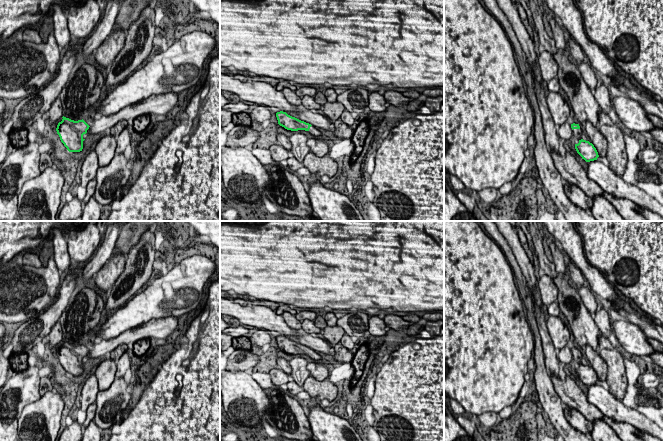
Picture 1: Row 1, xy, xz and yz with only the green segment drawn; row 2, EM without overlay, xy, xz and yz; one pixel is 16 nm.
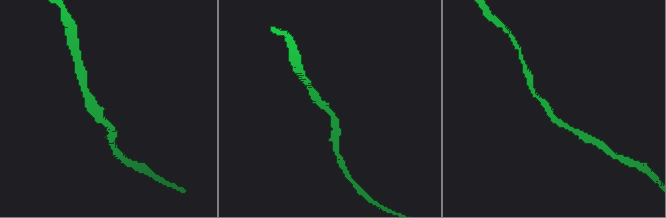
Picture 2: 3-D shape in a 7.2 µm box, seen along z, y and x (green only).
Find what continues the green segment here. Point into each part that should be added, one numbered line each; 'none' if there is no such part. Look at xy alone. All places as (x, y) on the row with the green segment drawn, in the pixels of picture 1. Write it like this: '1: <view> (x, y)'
none

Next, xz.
1: xz (314, 131)

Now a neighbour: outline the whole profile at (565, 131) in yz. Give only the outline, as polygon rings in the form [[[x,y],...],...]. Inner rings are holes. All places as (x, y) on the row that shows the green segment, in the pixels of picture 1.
[[[549,92],[546,100],[554,124],[560,126],[557,134],[567,143],[574,137],[571,125],[567,122],[567,119],[570,117],[569,105],[559,92]]]

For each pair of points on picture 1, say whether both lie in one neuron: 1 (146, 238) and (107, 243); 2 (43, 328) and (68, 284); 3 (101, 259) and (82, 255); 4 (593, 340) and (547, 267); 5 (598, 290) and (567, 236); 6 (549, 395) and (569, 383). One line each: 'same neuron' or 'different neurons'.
1: different neurons
2: same neuron
3: different neurons
4: same neuron
5: same neuron
6: different neurons

